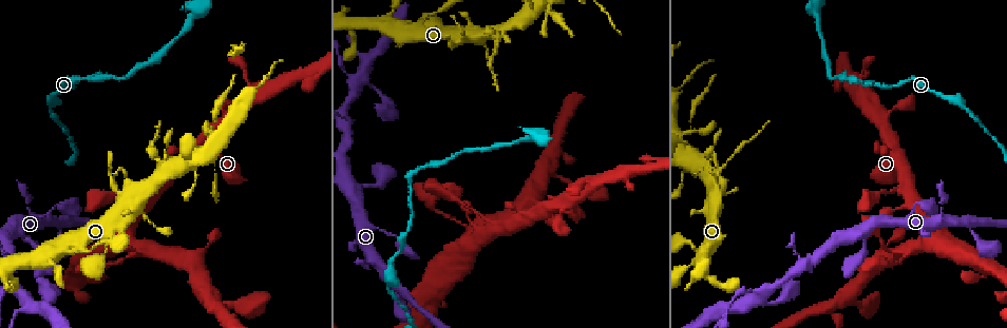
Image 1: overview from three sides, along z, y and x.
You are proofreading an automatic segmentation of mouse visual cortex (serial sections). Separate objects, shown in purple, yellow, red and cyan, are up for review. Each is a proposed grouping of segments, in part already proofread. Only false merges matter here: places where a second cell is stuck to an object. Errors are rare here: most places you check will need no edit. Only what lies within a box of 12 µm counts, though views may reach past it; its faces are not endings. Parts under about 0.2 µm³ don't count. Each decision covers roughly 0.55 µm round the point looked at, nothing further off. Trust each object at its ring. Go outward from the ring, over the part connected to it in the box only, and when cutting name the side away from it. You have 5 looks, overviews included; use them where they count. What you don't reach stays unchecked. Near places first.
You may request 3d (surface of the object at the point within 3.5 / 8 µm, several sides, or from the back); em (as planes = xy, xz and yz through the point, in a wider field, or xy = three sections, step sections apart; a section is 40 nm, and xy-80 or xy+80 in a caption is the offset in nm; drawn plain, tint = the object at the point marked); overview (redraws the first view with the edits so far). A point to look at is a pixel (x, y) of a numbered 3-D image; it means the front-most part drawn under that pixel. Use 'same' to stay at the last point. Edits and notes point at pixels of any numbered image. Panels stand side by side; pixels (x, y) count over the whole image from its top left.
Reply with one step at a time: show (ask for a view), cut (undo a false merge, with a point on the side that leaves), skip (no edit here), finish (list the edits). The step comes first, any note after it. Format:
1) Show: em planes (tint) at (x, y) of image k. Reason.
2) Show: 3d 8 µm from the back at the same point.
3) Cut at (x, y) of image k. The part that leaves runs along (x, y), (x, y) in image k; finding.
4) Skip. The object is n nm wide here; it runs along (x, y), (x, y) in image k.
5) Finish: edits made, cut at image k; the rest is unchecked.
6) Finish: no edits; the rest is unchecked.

Show: 3d 3.5 µm at (943, 98) of image 1. Thick turns thin.

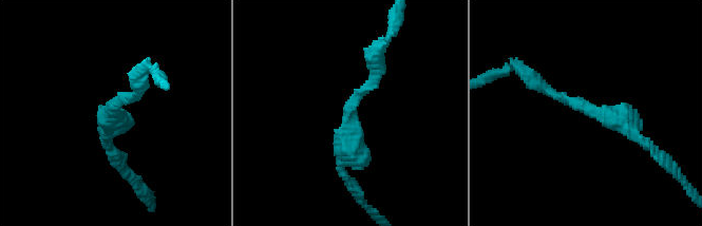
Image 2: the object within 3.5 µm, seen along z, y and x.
Show: em xy step 5 (tint) at (350, 118) of image 2. Need the tissue.

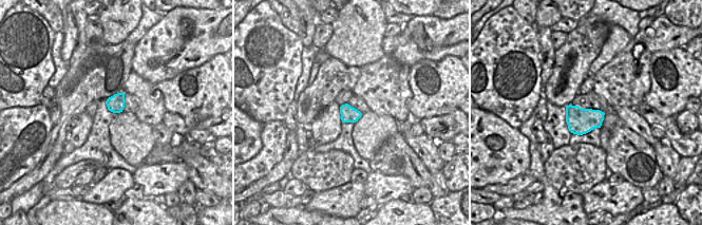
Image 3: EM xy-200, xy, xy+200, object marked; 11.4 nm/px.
Skip. The arms are 150, 200 nm wide; it runs along (533, 81), (620, 117), (649, 147) in image 2; continuous, no second cell.

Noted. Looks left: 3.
Show: 3d 3.5 µm at (55, 267) of image 1. Narrows sharply.

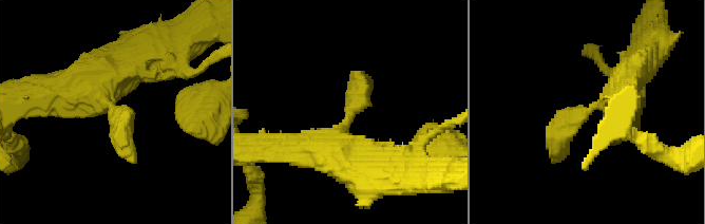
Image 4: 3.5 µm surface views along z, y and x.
Show: em planes (tint) at (110, 111) of image 4. The arms are 300, 350 nm wide.

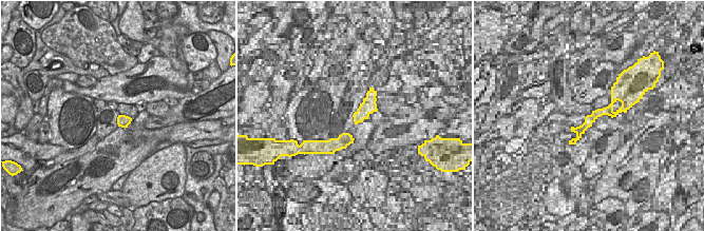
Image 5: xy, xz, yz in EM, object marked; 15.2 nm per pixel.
Skip. It runs along (628, 73), (566, 128), (555, 161) in image 4; continuous, no second cell.

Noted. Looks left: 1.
Finish: no edits; the rest is unchecked.

